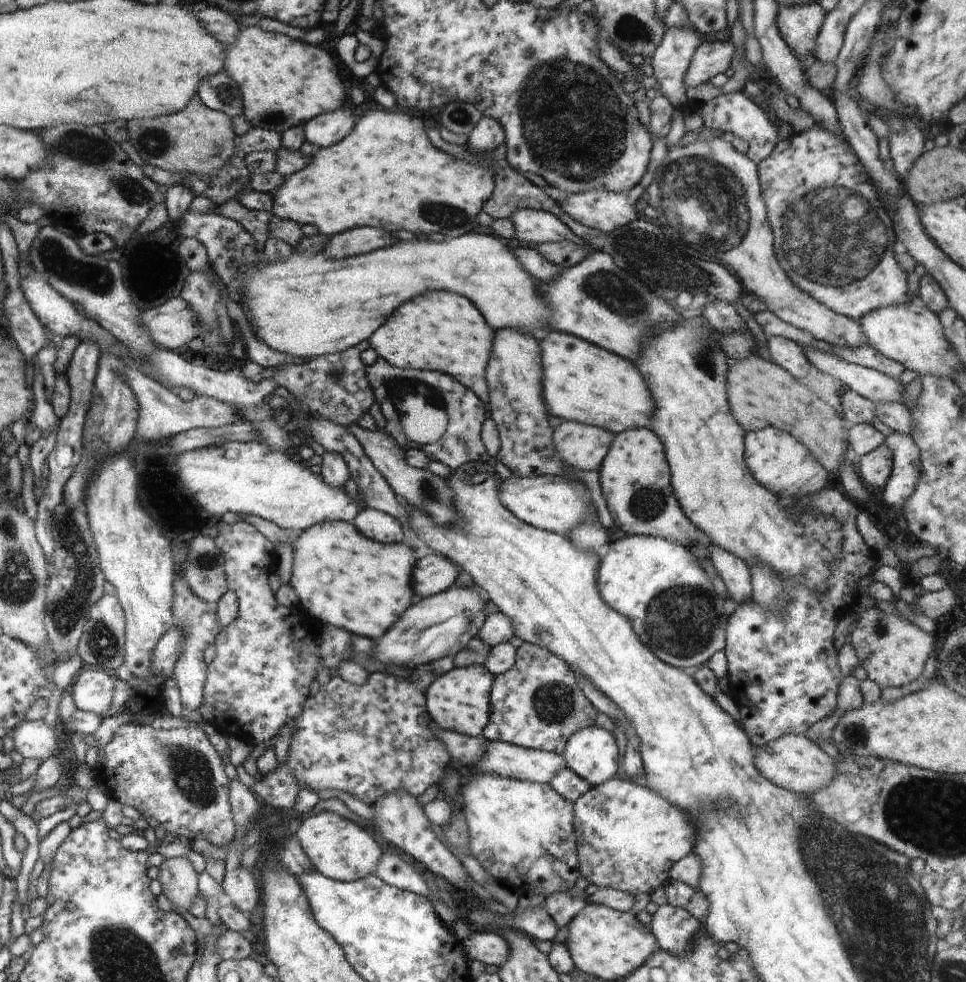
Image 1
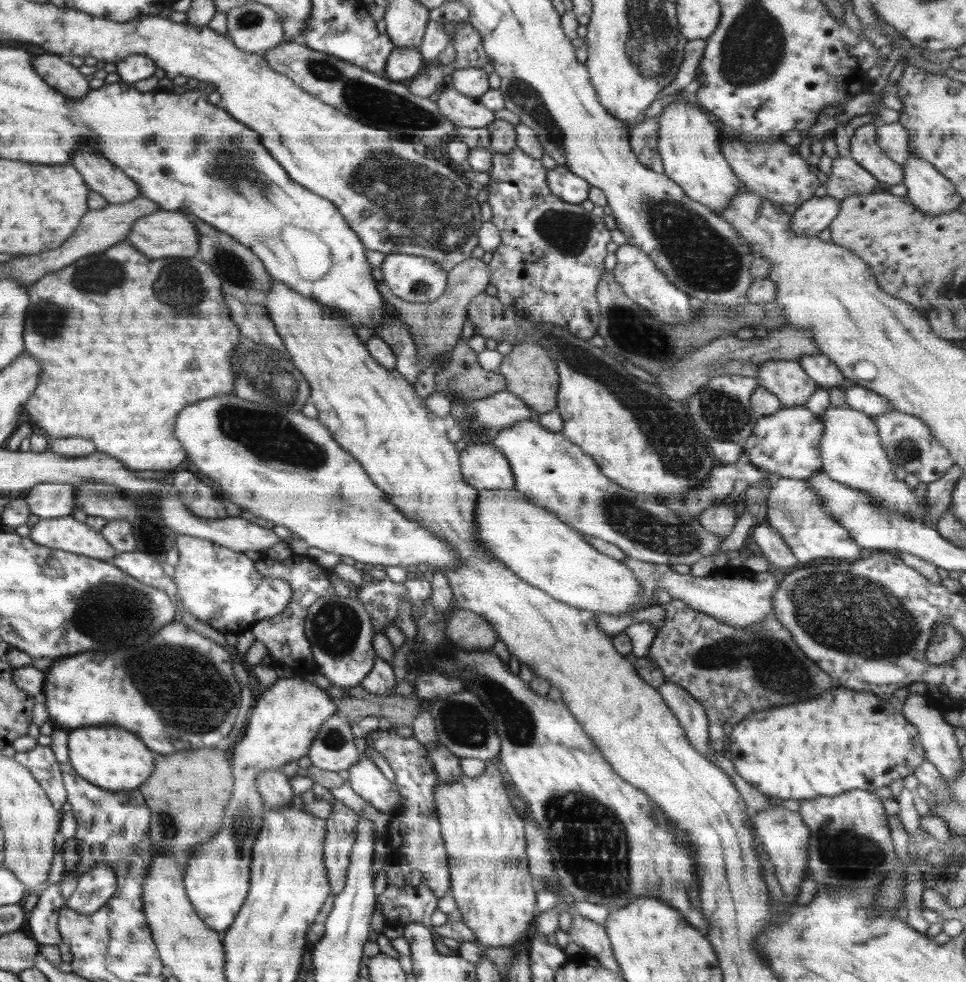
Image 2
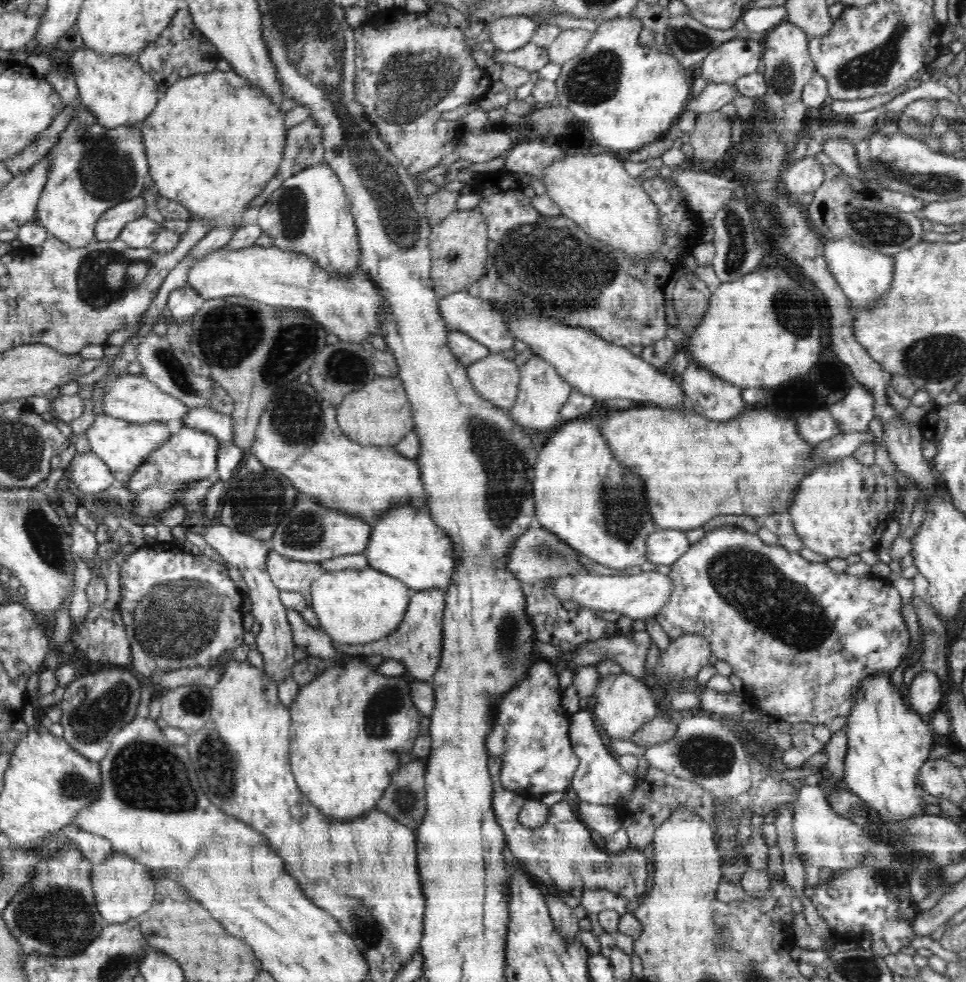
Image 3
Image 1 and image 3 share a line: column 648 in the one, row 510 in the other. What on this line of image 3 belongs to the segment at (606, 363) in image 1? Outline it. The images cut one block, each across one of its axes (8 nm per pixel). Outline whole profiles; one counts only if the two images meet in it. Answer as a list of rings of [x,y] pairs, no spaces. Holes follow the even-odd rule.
[[[426,507],[390,508],[371,528],[373,532],[364,550],[368,566],[398,578],[413,591],[422,592],[430,588],[440,588],[446,593],[456,570],[454,545],[447,533],[434,522]]]

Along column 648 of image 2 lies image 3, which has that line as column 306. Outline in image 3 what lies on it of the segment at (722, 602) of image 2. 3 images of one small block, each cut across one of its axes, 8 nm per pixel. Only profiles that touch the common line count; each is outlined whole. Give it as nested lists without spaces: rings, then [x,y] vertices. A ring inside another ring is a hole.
[[[273,549],[266,560],[266,570],[280,591],[308,595],[310,586],[324,571],[318,562],[304,562],[284,557]]]

